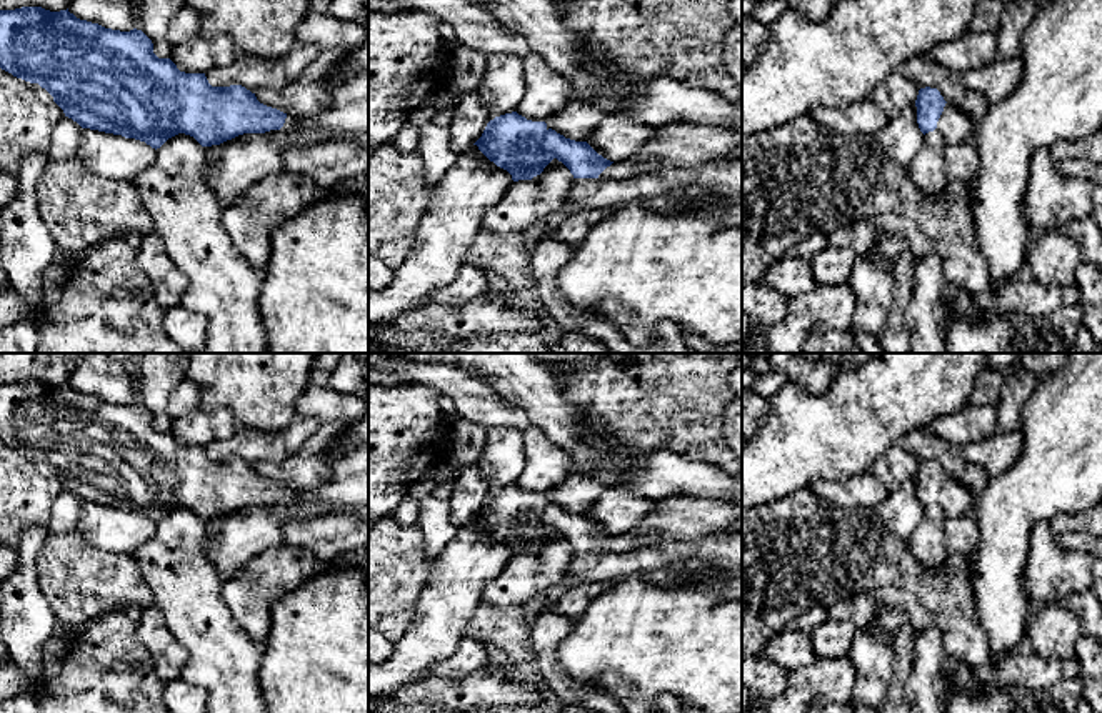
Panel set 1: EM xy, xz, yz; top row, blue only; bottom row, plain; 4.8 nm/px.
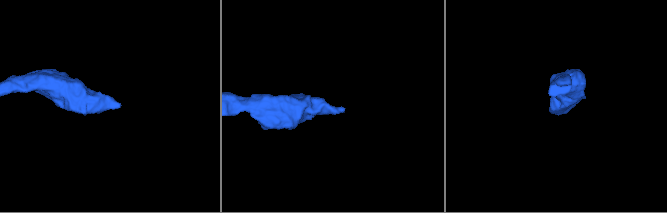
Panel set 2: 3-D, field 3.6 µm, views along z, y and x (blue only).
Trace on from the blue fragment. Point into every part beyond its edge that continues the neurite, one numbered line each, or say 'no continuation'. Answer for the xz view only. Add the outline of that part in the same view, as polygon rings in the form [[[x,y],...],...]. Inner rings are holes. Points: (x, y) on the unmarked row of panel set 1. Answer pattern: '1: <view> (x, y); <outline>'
1: xz (656, 562); [[[740,533],[690,541],[660,540],[625,553],[575,551],[565,578],[574,583],[614,585],[637,575],[660,586],[675,586],[689,578],[675,568],[685,560],[699,560],[727,575],[722,595],[742,598]]]

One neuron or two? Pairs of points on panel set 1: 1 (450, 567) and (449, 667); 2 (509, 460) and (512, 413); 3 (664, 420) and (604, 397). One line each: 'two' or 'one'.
1: two
2: two
3: one

